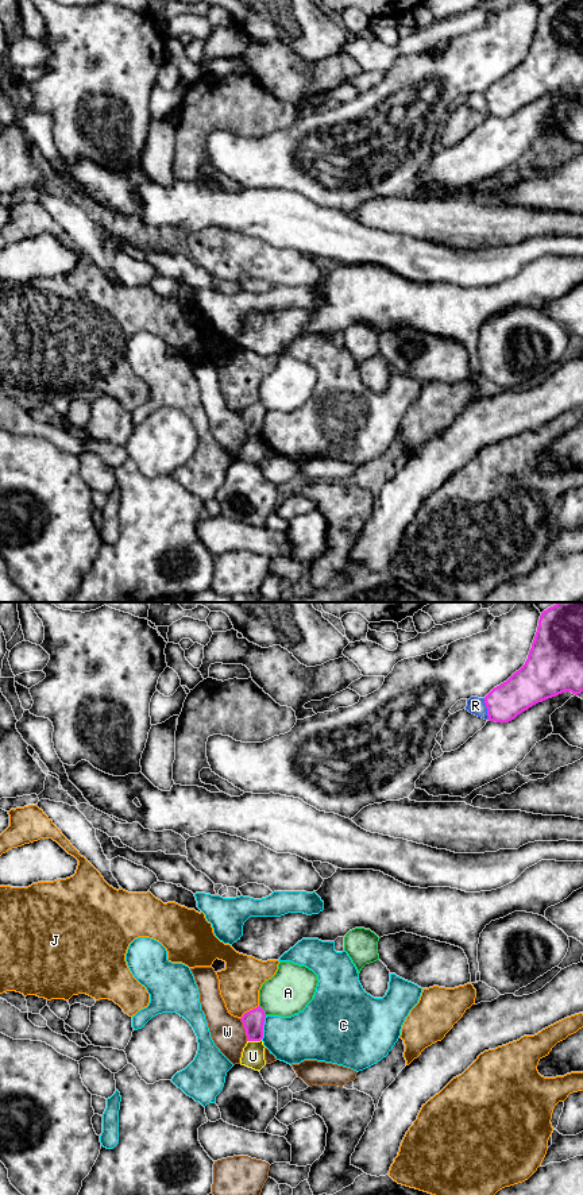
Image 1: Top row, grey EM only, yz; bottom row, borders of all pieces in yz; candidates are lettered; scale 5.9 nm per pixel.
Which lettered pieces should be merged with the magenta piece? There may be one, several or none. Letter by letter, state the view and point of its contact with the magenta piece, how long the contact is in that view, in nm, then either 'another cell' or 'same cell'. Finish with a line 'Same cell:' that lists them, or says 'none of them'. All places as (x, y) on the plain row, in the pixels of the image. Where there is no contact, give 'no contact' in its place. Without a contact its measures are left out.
A: yz (263, 405) | 80 nm | another cell
C: yz (262, 423) | 150 nm | another cell
J: yz (250, 405) | 140 nm | another cell
R: yz (487, 104) | 130 nm | another cell
U: yz (254, 435) | 90 nm | another cell
W: yz (244, 424) | 140 nm | another cell
Same cell: none of them

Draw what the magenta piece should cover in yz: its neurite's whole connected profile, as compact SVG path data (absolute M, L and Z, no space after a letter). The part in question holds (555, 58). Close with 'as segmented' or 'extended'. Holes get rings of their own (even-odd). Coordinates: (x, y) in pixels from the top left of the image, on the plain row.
M553 0L544 5L525 59L486 92L489 116L509 117L533 100L561 88L583 86L583 0Z | as segmented

